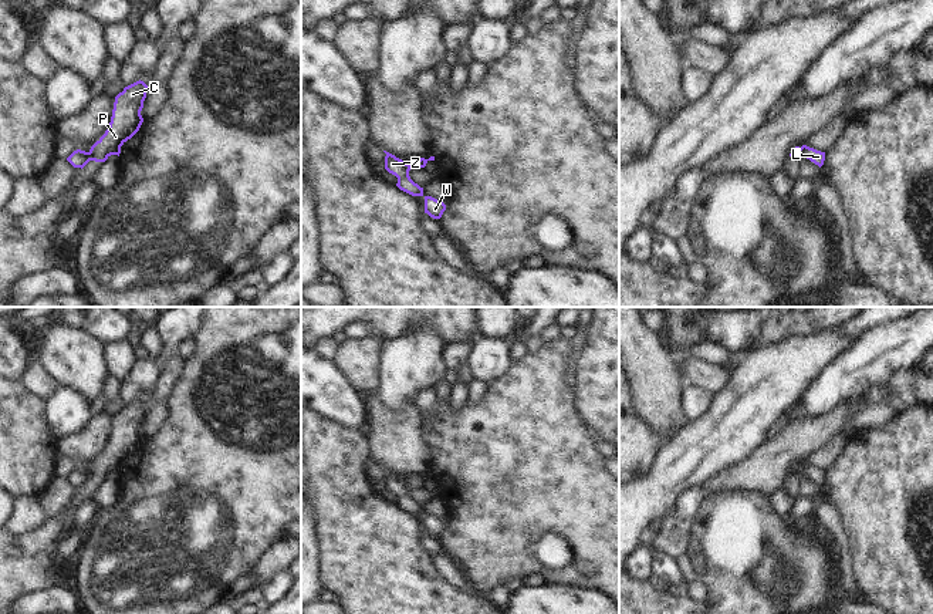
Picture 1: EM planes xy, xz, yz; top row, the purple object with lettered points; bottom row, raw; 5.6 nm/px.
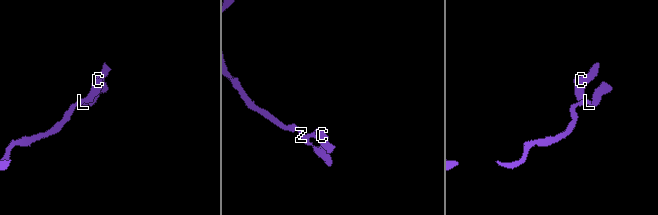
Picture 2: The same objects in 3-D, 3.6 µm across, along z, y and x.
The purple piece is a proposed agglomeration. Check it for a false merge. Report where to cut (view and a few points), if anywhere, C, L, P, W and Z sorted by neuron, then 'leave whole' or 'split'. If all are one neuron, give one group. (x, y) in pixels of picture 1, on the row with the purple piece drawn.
cut in xy along (88, 152), (93, 159); C P / L W Z; split

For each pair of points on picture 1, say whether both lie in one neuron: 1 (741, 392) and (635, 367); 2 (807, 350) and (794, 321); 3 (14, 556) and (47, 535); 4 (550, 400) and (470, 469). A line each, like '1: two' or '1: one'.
1: two
2: two
3: one
4: one

